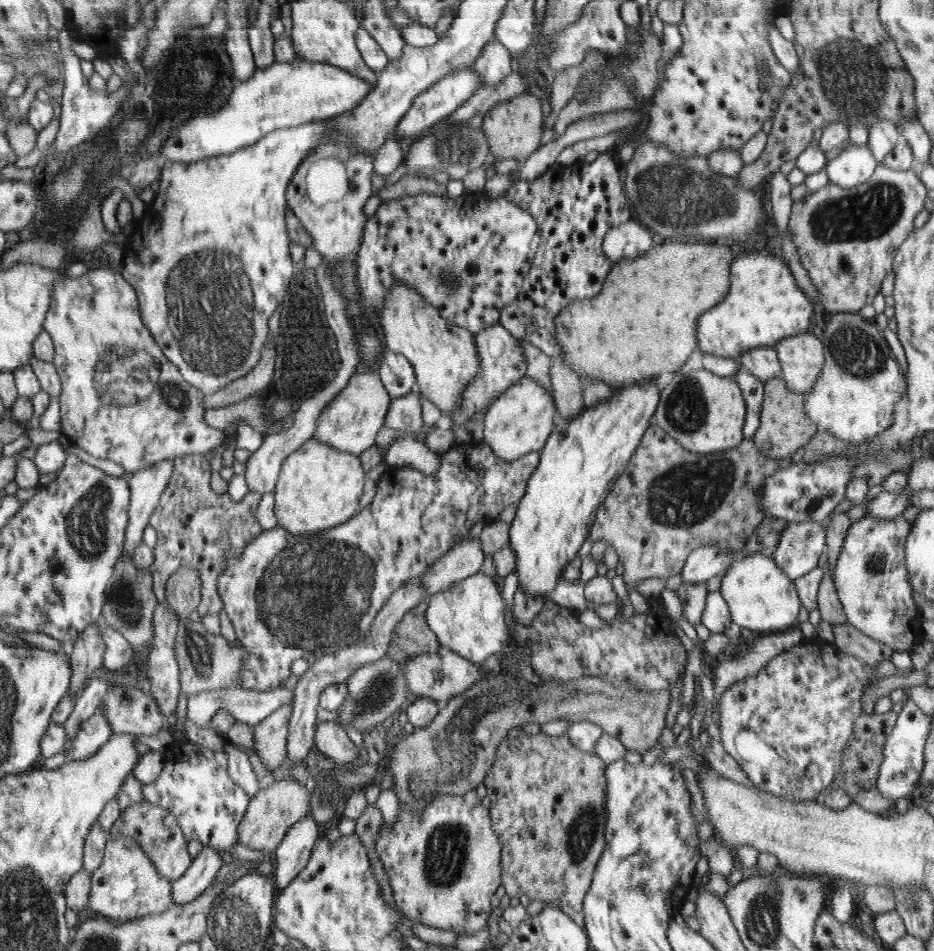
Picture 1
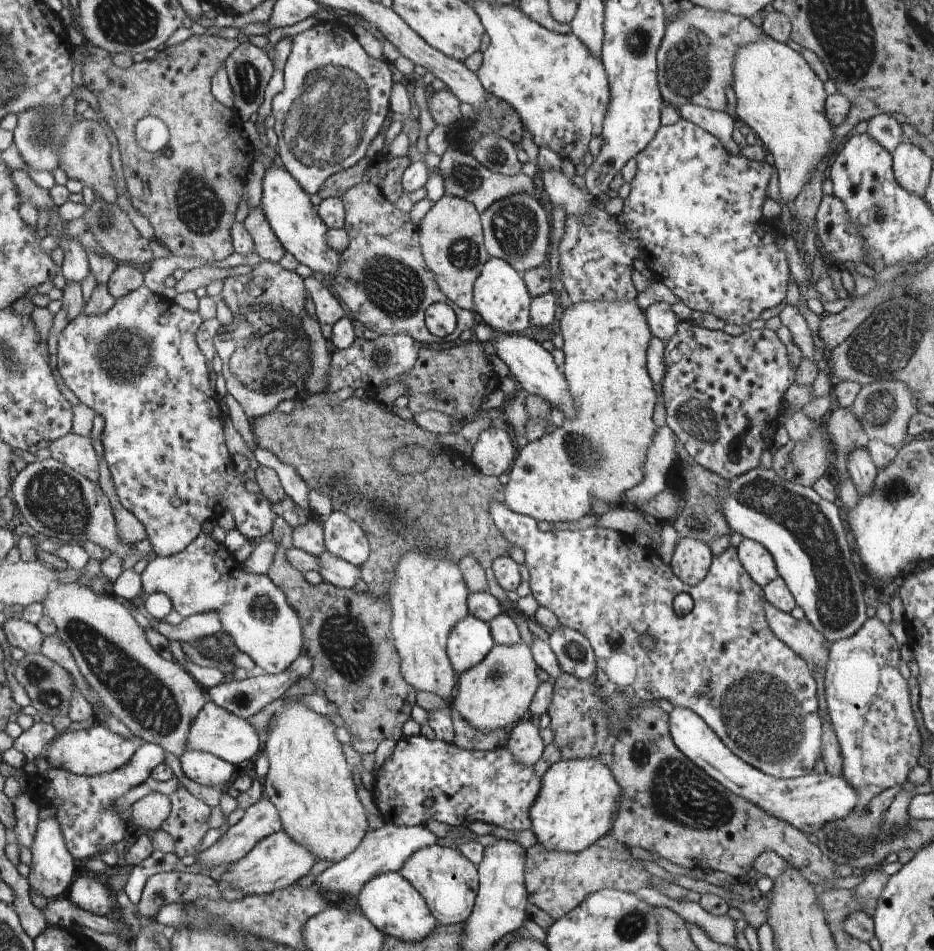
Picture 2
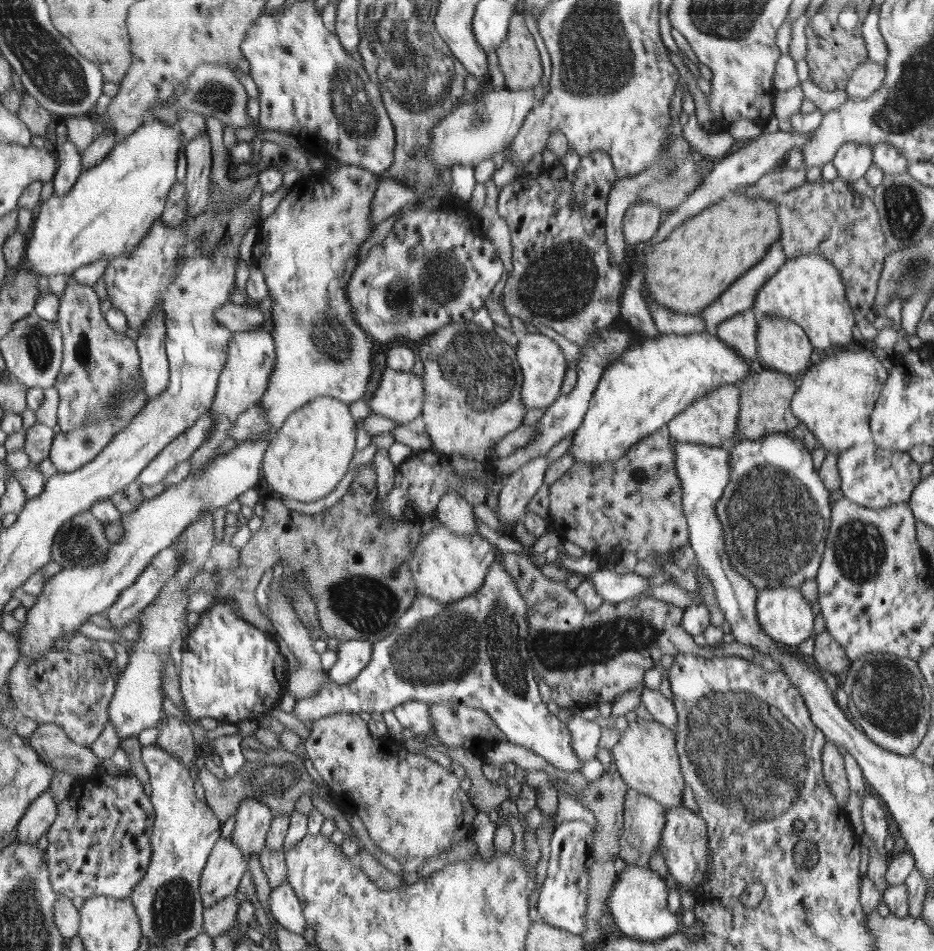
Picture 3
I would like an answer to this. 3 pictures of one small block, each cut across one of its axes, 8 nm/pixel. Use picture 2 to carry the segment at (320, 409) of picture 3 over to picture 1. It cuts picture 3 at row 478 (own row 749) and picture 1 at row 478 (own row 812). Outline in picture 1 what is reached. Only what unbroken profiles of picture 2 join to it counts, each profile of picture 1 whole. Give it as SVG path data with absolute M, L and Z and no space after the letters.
M308 439L294 450L282 463L280 475L274 488L276 504L274 514L278 528L286 529L296 536L327 531L351 521L360 506L364 488L364 470L358 456L338 452L332 446Z

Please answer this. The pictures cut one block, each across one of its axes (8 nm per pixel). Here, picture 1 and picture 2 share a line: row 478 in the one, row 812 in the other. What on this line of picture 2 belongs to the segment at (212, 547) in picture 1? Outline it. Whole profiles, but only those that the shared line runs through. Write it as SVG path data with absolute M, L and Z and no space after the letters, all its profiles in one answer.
M181 784L168 798L171 799L171 814L160 829L172 836L176 846L174 854L179 859L199 854L198 848L210 829L211 808Z

